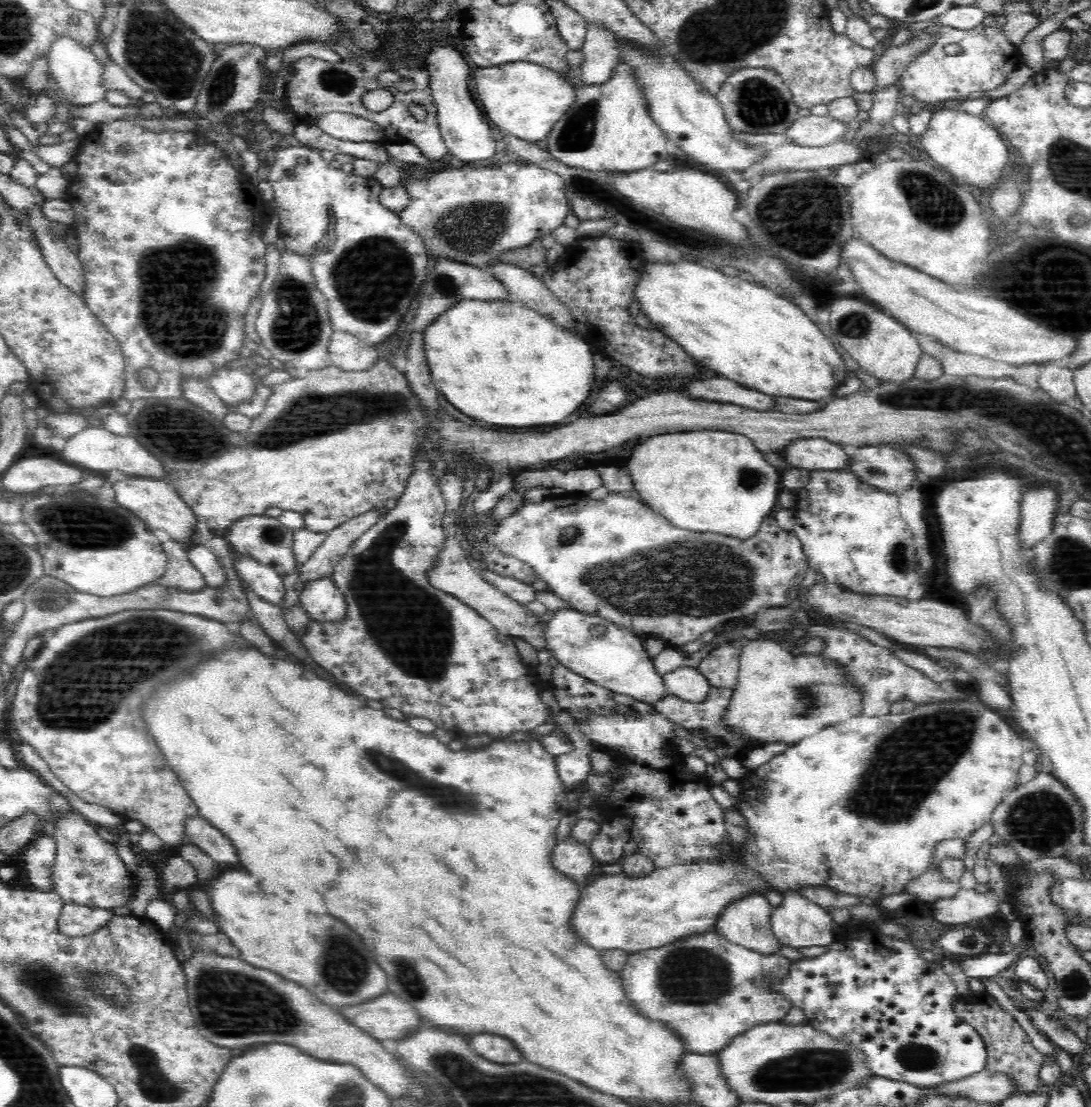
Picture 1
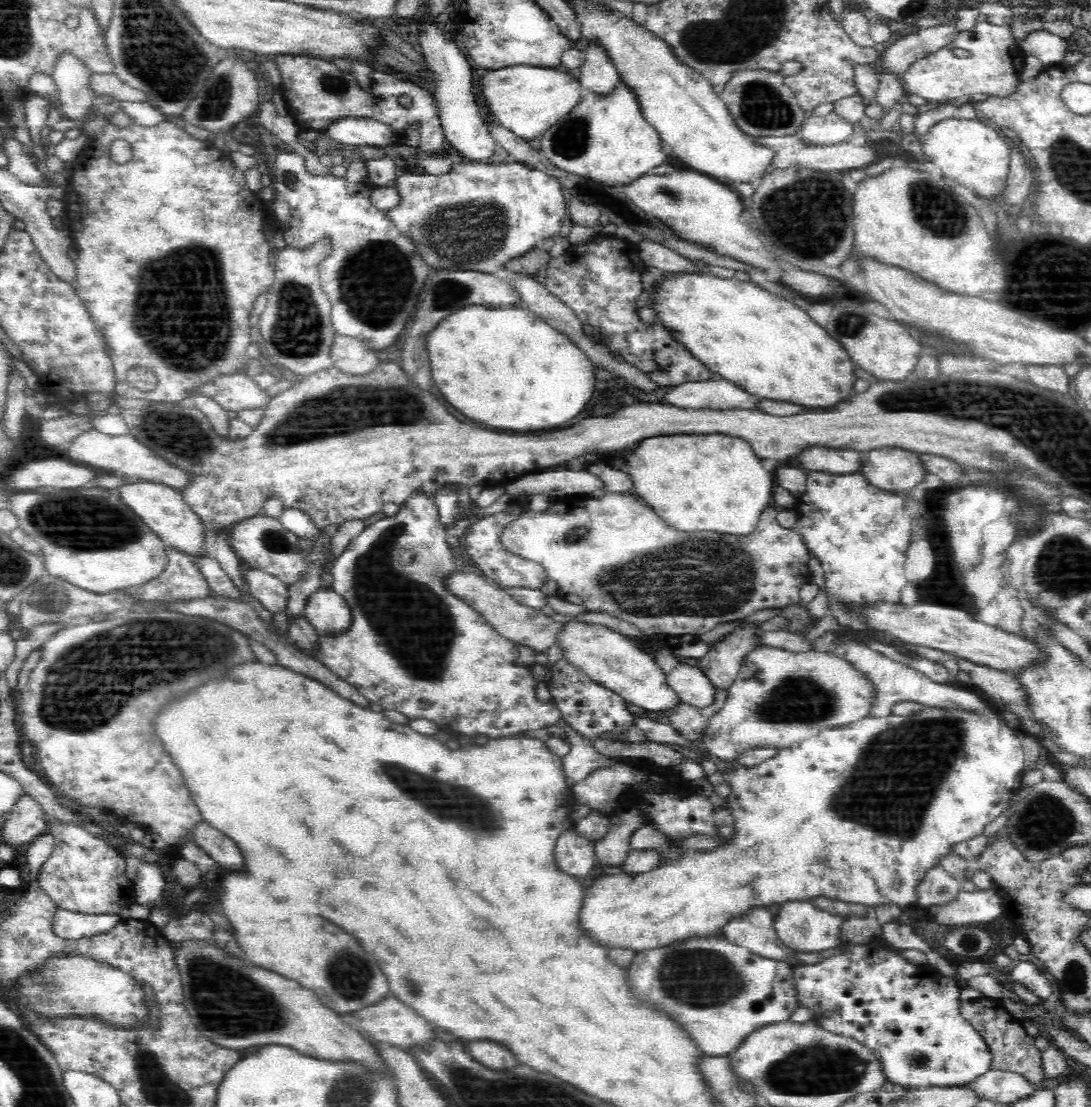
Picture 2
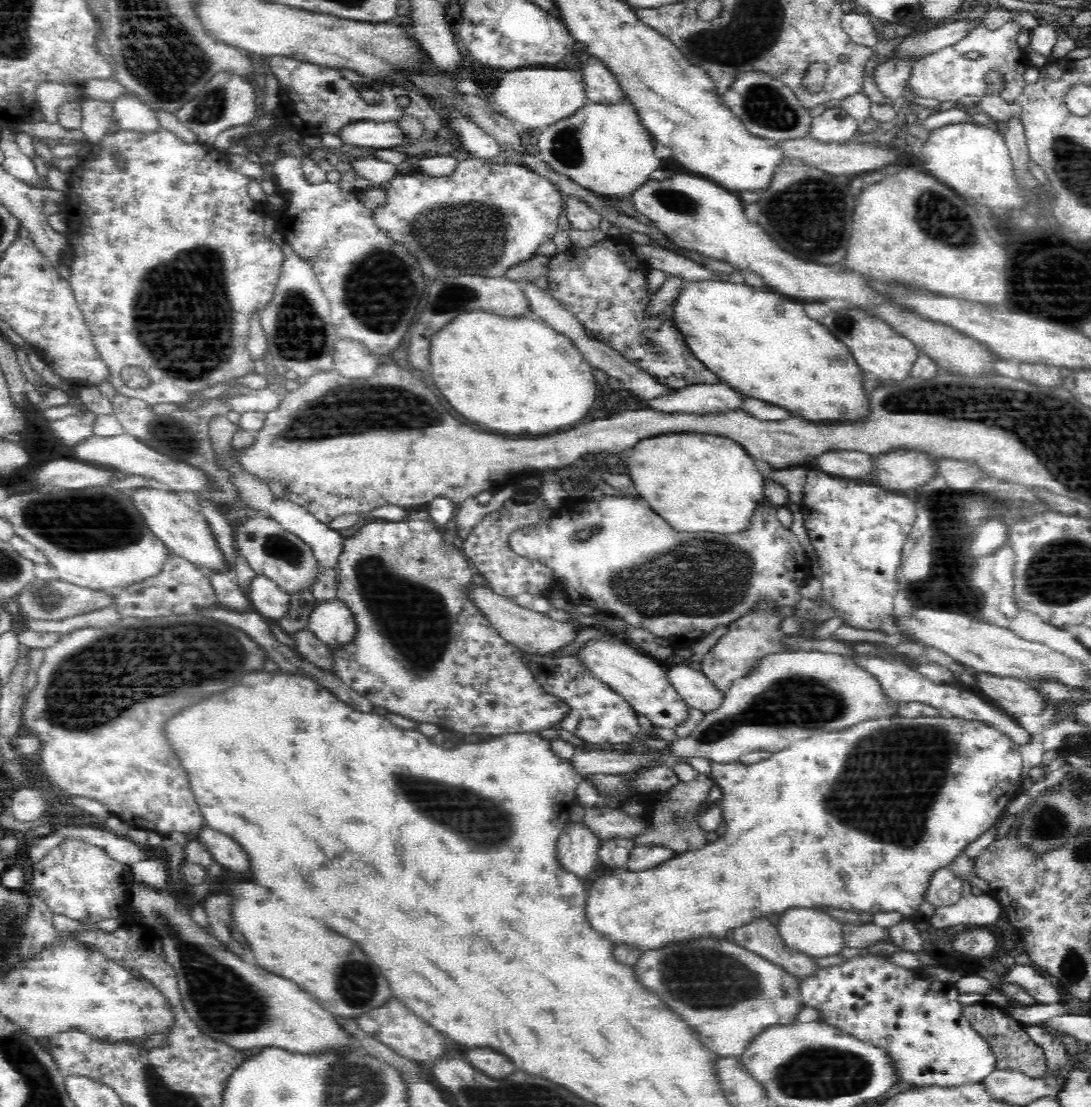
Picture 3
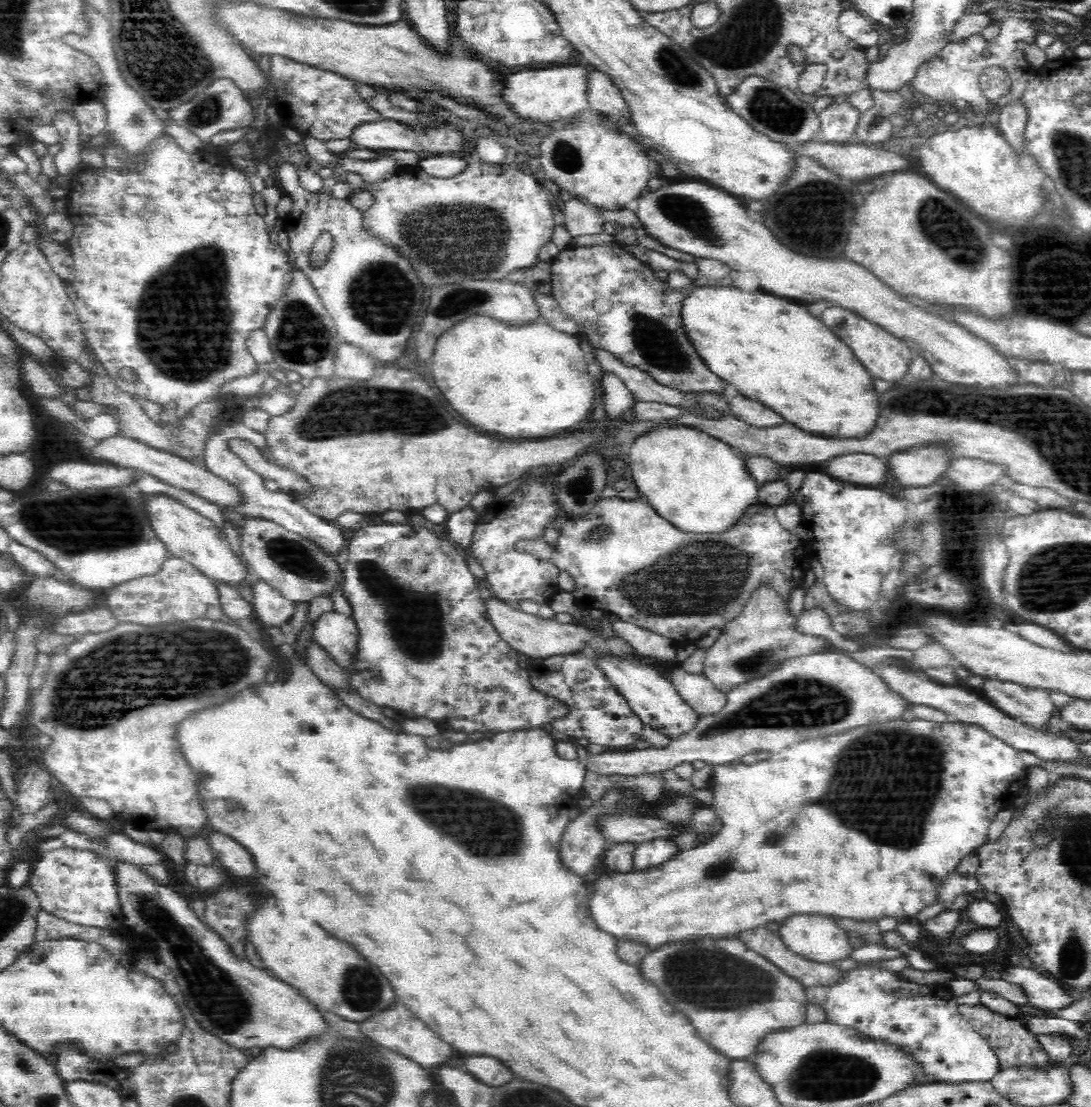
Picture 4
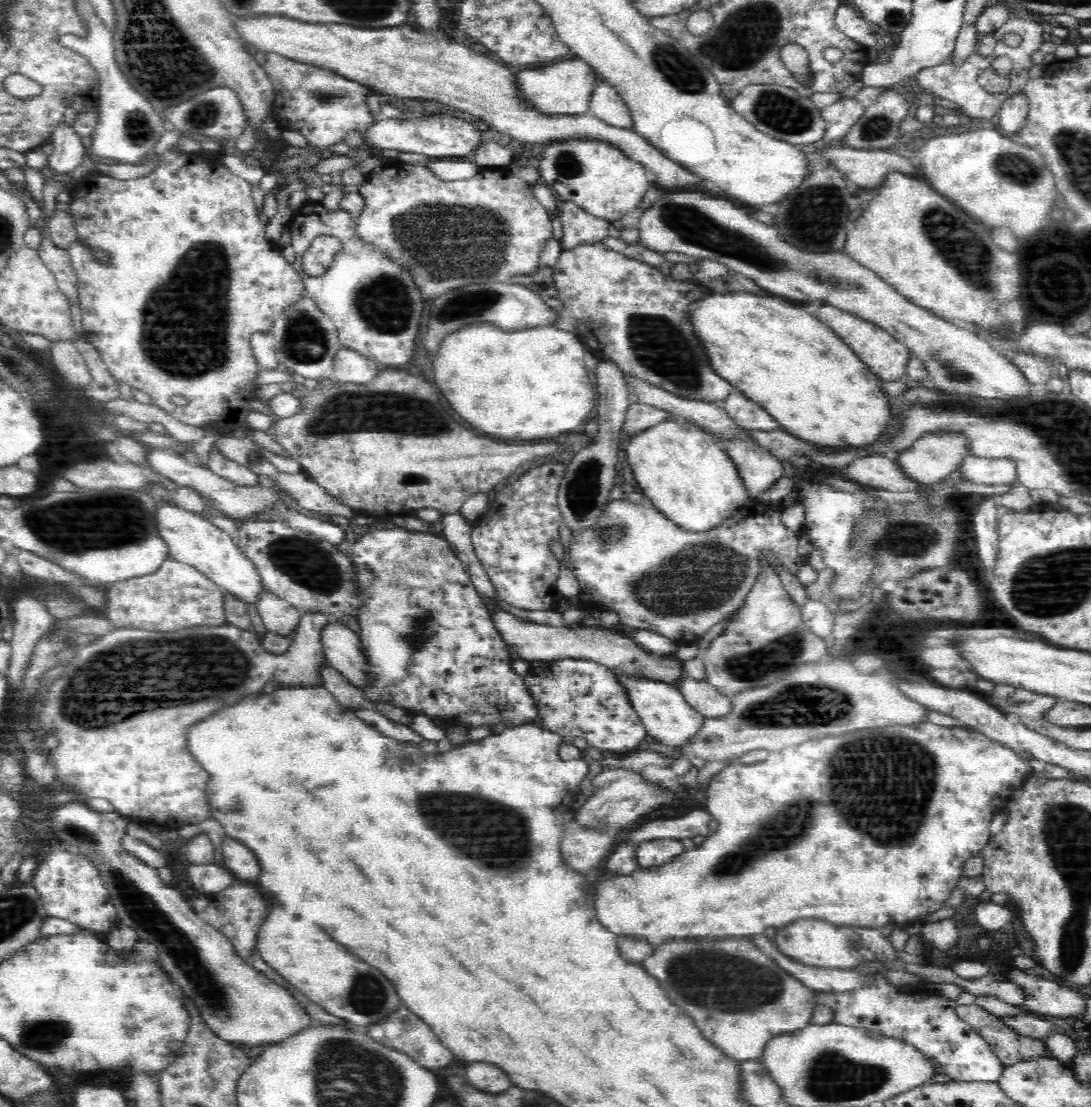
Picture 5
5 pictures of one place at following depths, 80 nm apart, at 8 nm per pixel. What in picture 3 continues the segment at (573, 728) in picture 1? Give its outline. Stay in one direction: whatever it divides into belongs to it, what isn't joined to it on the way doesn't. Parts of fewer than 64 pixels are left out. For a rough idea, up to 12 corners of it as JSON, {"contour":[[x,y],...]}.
{"contour":[[576,747],[570,759],[581,776],[639,774],[658,764],[642,754]]}

